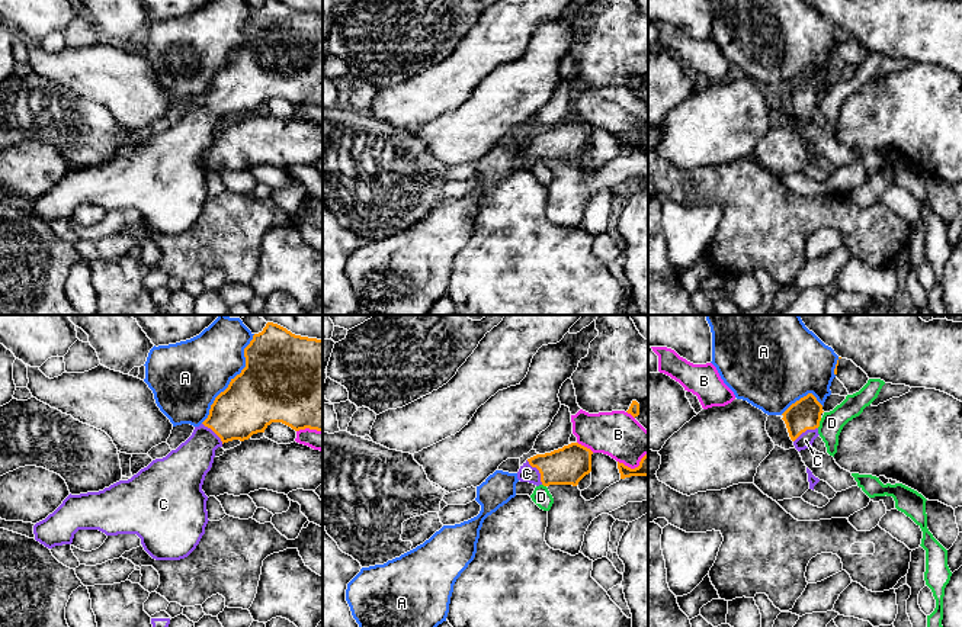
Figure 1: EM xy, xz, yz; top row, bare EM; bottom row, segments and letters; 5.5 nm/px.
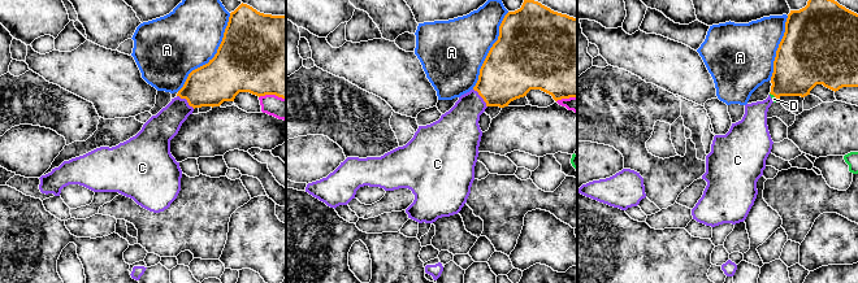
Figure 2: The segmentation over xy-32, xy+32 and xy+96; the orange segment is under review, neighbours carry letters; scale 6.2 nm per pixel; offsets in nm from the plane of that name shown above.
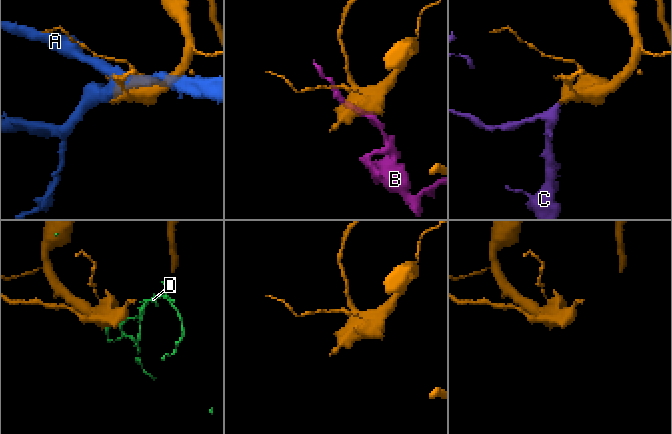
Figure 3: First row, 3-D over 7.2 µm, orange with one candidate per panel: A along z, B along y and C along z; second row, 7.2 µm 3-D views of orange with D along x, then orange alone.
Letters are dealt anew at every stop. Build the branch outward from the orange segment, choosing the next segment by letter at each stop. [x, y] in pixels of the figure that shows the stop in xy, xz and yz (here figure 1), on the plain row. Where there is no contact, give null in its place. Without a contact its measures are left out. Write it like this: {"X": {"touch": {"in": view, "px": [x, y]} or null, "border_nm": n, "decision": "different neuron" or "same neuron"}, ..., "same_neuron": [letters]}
{"A": {"touch": {"in": "xy", "px": [233, 54]}, "border_nm": 600, "decision": "different neuron"}, "B": {"touch": {"in": "xz", "px": [586, 122]}, "border_nm": 110, "decision": "different neuron"}, "C": {"touch": {"in": "xz", "px": [539, 147]}, "border_nm": 160, "decision": "same neuron"}, "D": {"touch": {"in": "yz", "px": [818, 97]}, "border_nm": 60, "decision": "different neuron"}, "same_neuron": ["C"]}

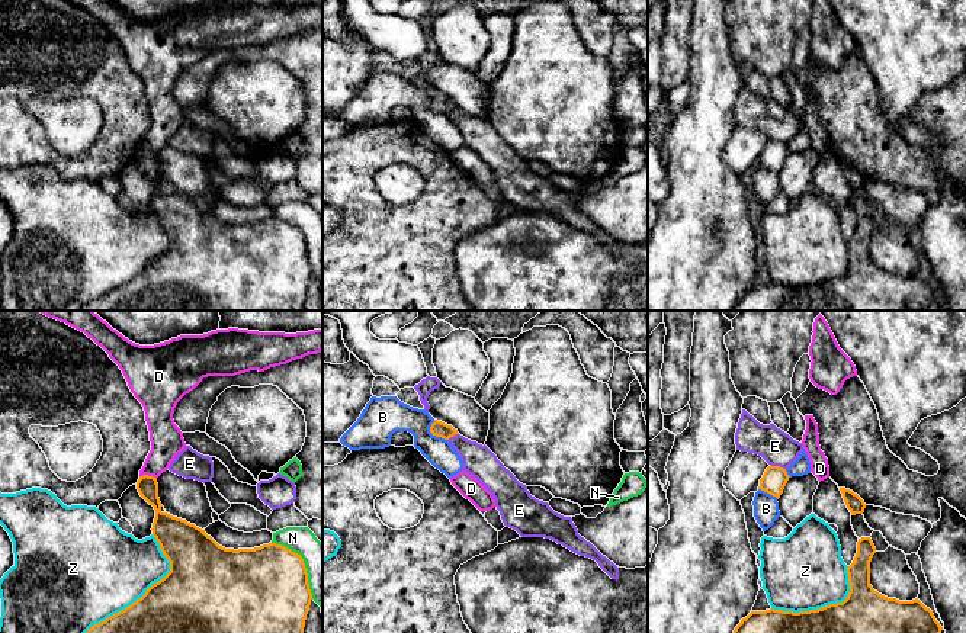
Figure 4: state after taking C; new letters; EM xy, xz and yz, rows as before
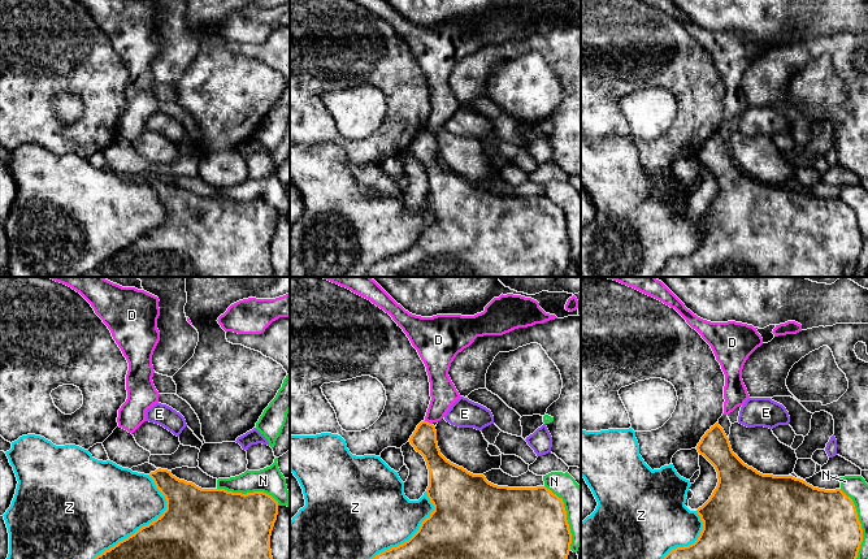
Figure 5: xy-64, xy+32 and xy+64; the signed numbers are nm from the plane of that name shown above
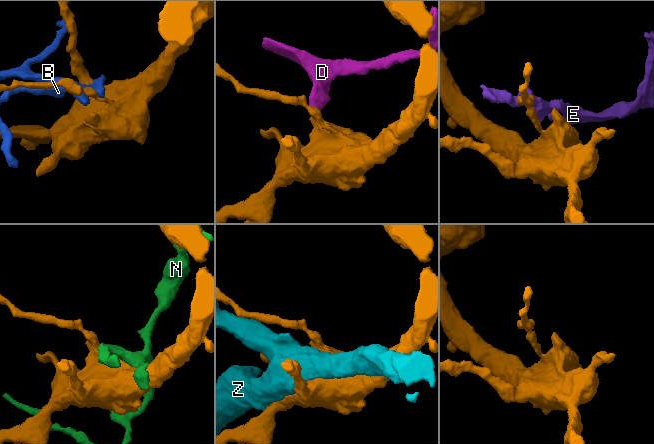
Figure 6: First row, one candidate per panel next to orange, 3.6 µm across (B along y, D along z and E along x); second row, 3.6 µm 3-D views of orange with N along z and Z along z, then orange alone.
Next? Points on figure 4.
{"B": {"touch": {"in": "xz", "px": [433, 109]}, "border_nm": 150, "decision": "different neuron"}, "D": {"touch": {"in": "xy", "px": [147, 150]}, "border_nm": 100, "decision": "different neuron"}, "E": {"touch": {"in": "yz", "px": [777, 141]}, "border_nm": 90, "decision": "different neuron"}, "N": {"touch": {"in": "xy", "px": [304, 238]}, "border_nm": 400, "decision": "different neuron"}, "Z": {"touch": {"in": "xy", "px": [144, 269]}, "border_nm": 700, "decision": "different neuron"}, "same_neuron": []}

